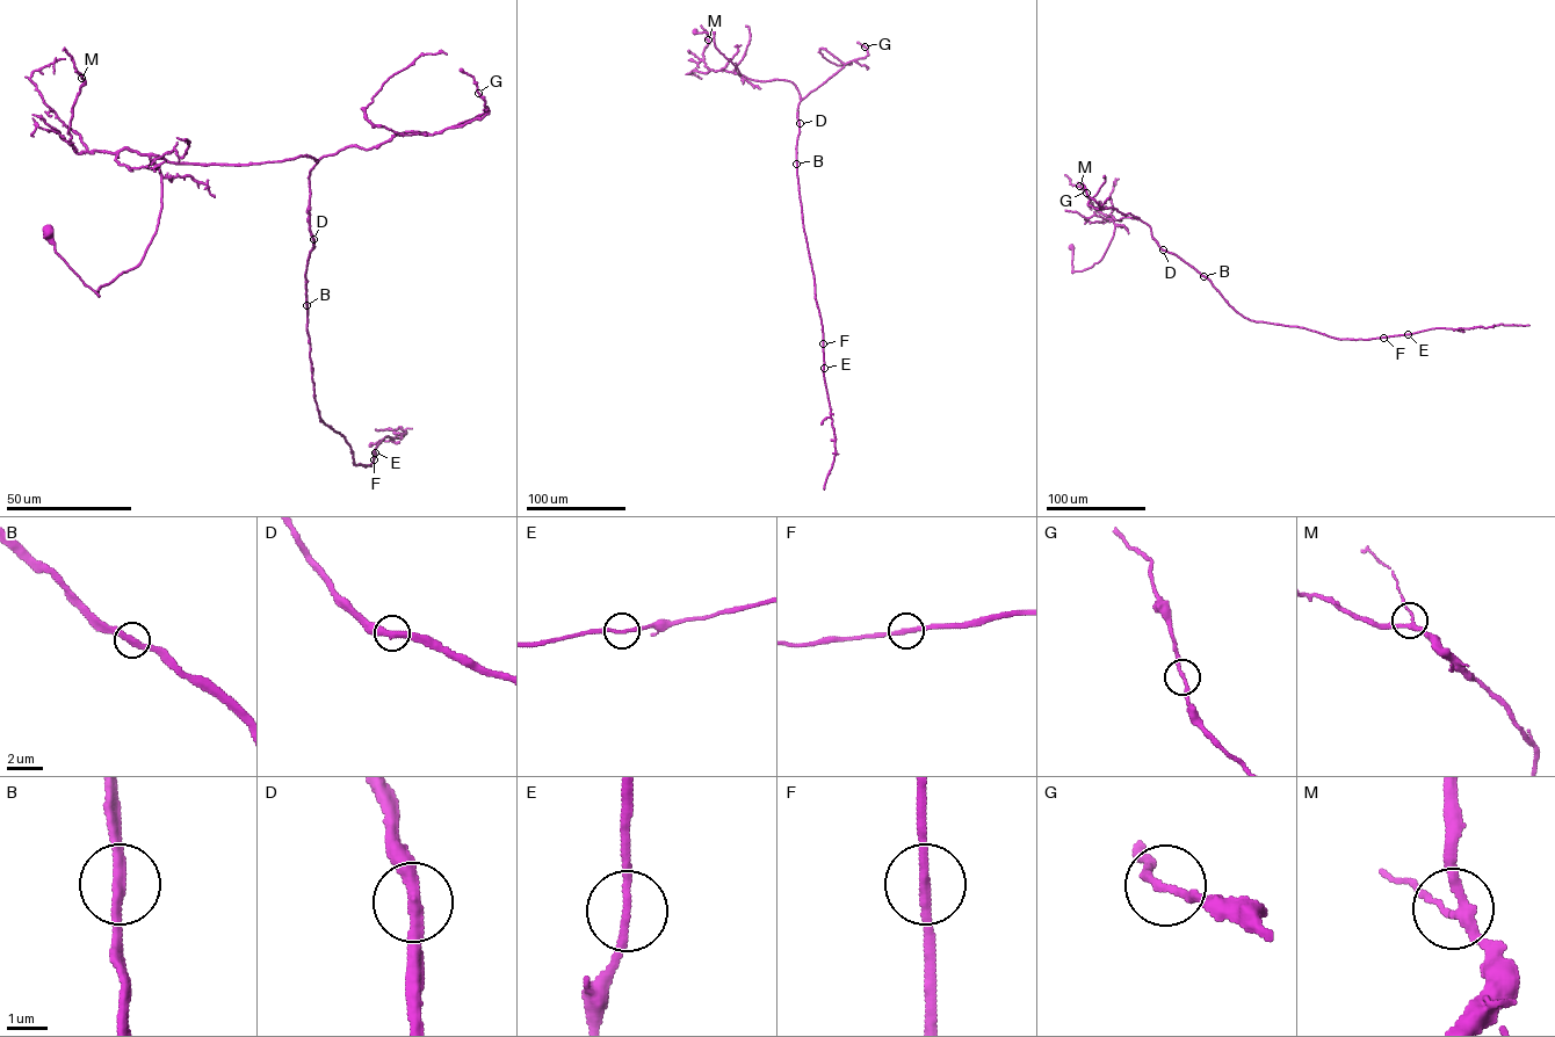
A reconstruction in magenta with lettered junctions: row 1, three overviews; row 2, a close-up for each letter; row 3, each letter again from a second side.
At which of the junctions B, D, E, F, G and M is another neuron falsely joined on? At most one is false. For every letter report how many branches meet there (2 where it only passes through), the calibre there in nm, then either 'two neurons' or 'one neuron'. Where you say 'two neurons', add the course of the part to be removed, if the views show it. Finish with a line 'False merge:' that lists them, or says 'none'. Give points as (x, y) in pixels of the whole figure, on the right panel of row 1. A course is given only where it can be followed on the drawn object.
B: branches 2; calibre 280 nm; one neuron
D: branches 2; calibre 360 nm; one neuron
E: branches 2; calibre 180 nm; one neuron
F: branches 2; calibre 240 nm; one neuron
G: branches 2; calibre 170 nm; one neuron
M: branches 3; calibre 200 nm; one neuron
False merge: none

